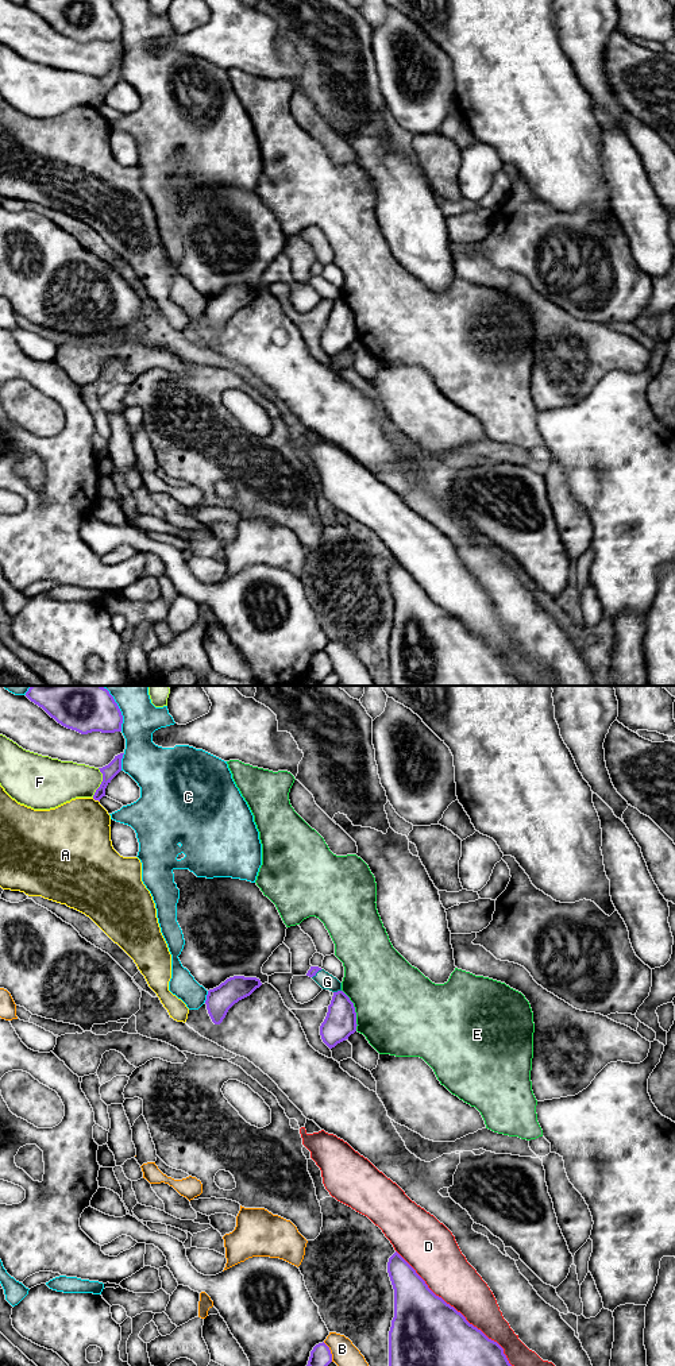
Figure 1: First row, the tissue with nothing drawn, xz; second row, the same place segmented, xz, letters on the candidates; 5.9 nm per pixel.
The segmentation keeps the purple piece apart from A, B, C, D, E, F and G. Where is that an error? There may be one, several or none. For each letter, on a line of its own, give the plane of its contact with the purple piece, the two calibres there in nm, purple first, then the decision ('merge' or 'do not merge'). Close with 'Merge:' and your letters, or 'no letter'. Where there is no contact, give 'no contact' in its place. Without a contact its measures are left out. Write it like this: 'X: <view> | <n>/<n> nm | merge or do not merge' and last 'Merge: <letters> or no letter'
A: xz | 90/420 nm | do not merge
B: xz | 120/150 nm | do not merge
C: xz | 90/300 nm | do not merge
D: xz | 420/280 nm | do not merge
E: xz | 190/480 nm | do not merge
F: xz | 90/260 nm | do not merge
G: xz | 190/100 nm | merge
Merge: G

